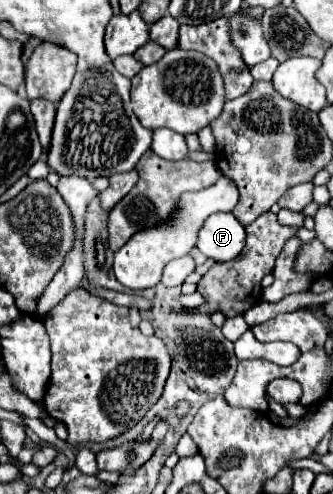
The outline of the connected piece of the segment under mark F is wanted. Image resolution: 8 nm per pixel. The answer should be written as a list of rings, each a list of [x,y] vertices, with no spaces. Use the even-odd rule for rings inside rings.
[[[216,212],[206,218],[200,228],[198,250],[214,262],[226,262],[236,258],[244,248],[244,226],[230,212]]]

